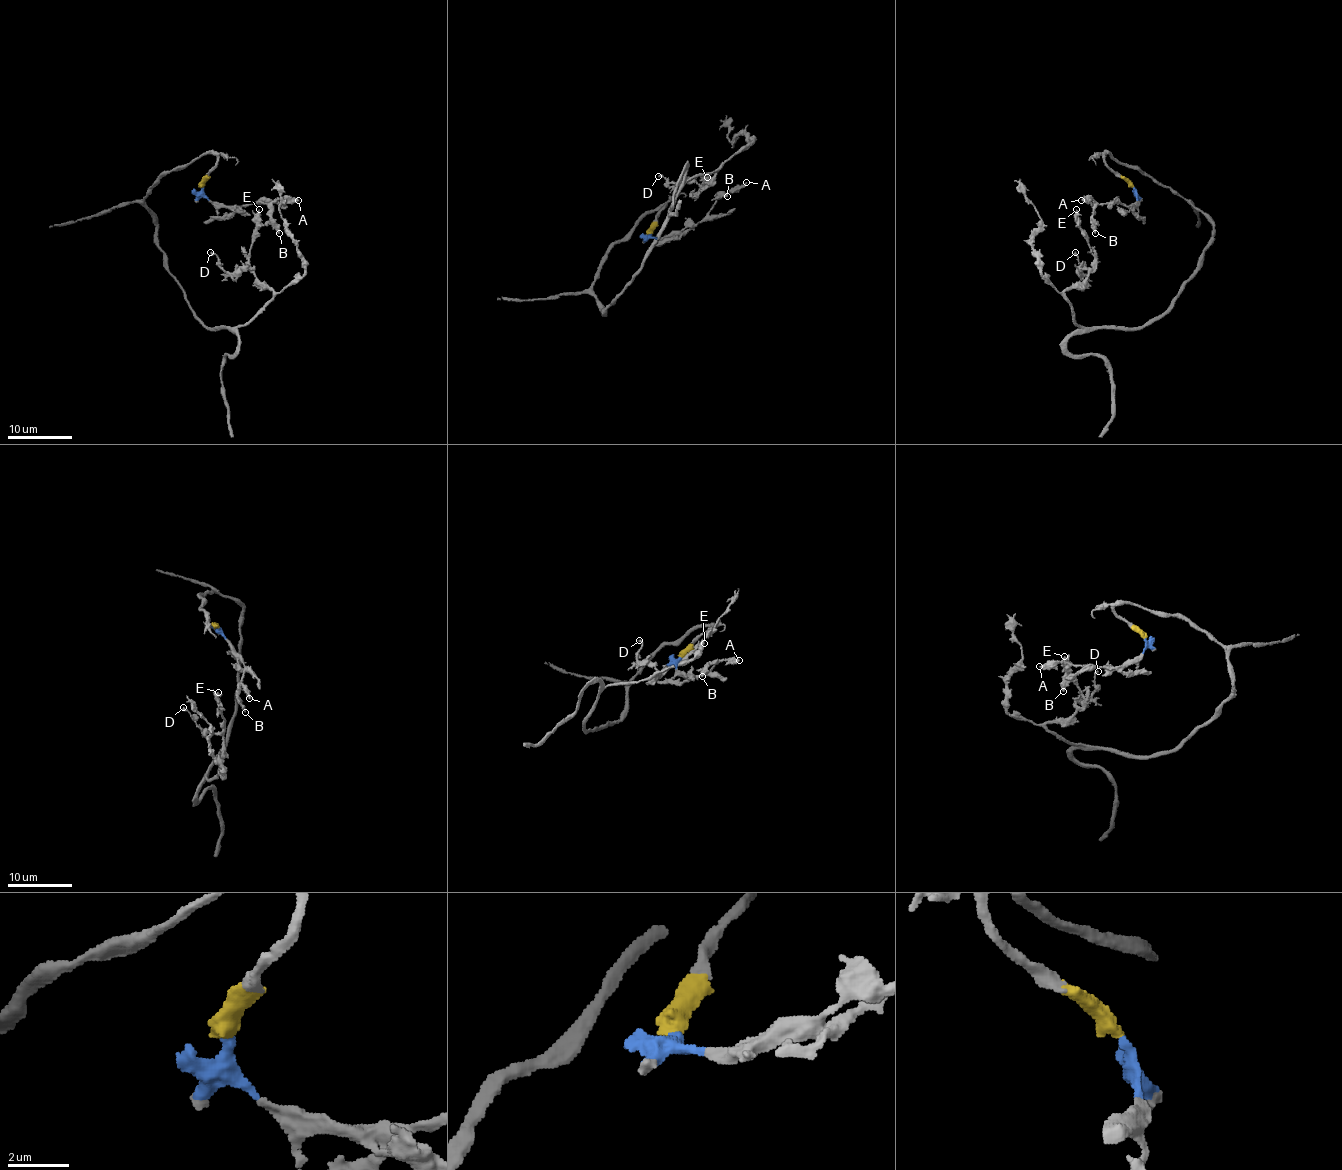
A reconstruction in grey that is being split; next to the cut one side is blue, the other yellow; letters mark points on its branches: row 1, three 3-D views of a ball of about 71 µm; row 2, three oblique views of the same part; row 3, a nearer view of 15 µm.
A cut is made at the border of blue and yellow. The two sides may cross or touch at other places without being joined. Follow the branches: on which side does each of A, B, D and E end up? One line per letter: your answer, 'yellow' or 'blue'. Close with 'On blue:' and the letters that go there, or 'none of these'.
A: blue
B: blue
D: yellow
E: yellow
On blue: A, B

